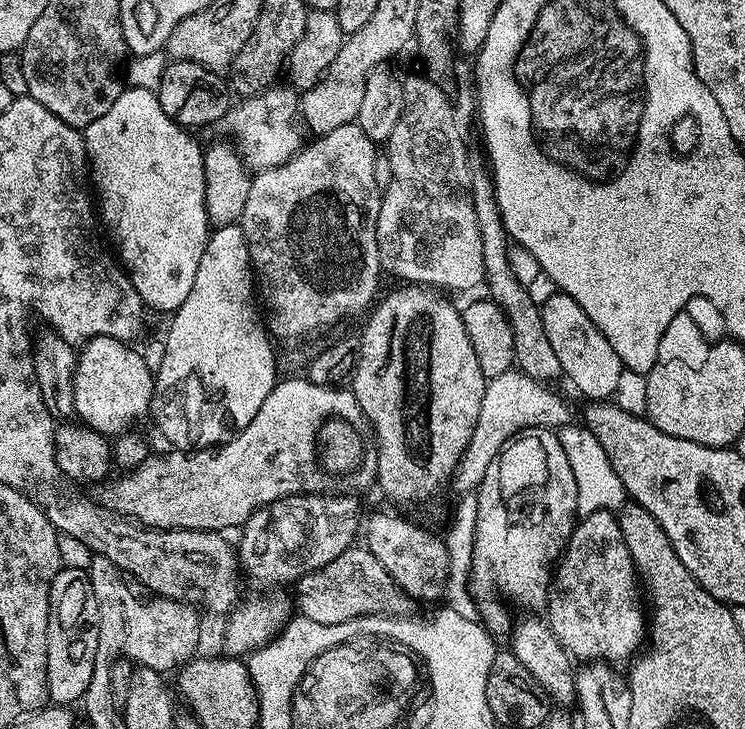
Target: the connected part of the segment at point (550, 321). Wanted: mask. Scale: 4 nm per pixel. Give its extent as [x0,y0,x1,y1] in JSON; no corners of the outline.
[540,290,626,402]

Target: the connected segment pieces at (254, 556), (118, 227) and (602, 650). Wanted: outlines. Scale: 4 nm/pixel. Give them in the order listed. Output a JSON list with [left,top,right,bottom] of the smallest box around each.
[[224,494,362,658],[82,87,210,314],[546,512,646,666]]

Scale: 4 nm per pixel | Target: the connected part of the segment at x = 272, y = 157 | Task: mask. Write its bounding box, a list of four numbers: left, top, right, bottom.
[226,86,302,169]

